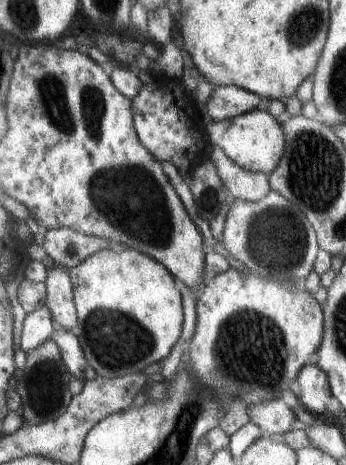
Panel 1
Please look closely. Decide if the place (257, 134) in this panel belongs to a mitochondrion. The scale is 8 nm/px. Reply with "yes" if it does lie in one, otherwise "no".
no

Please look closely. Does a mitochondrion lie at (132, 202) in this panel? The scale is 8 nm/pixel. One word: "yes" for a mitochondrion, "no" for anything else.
yes

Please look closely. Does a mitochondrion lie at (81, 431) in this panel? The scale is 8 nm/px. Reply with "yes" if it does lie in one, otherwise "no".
no

